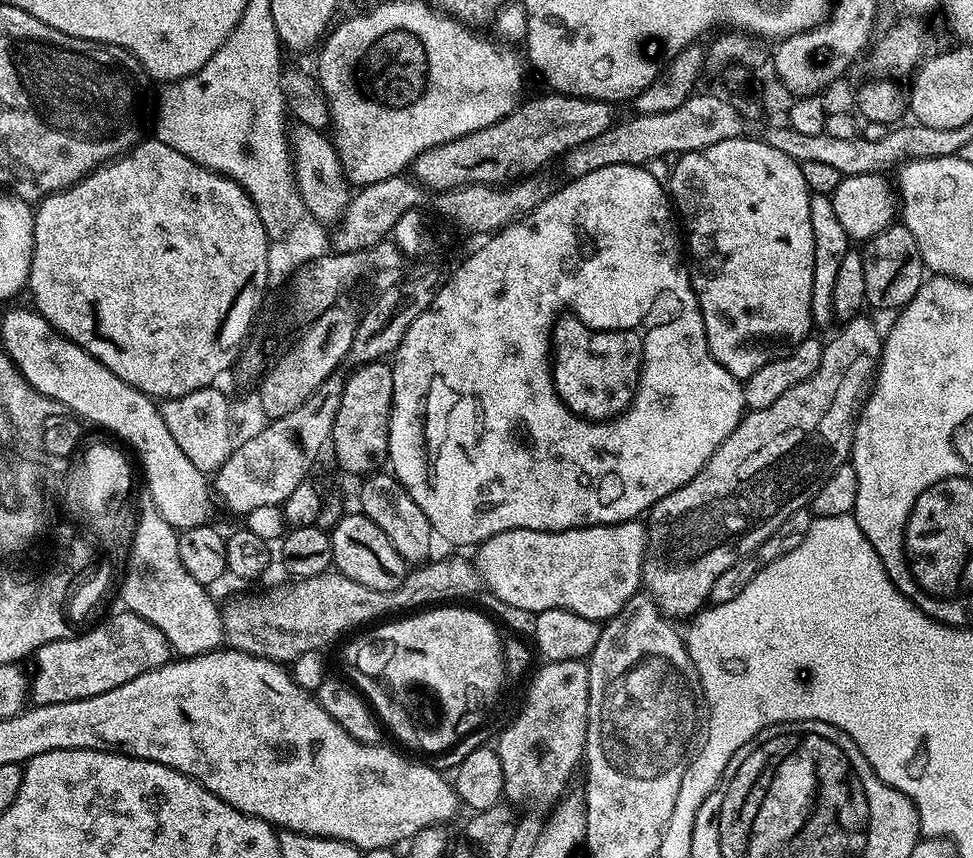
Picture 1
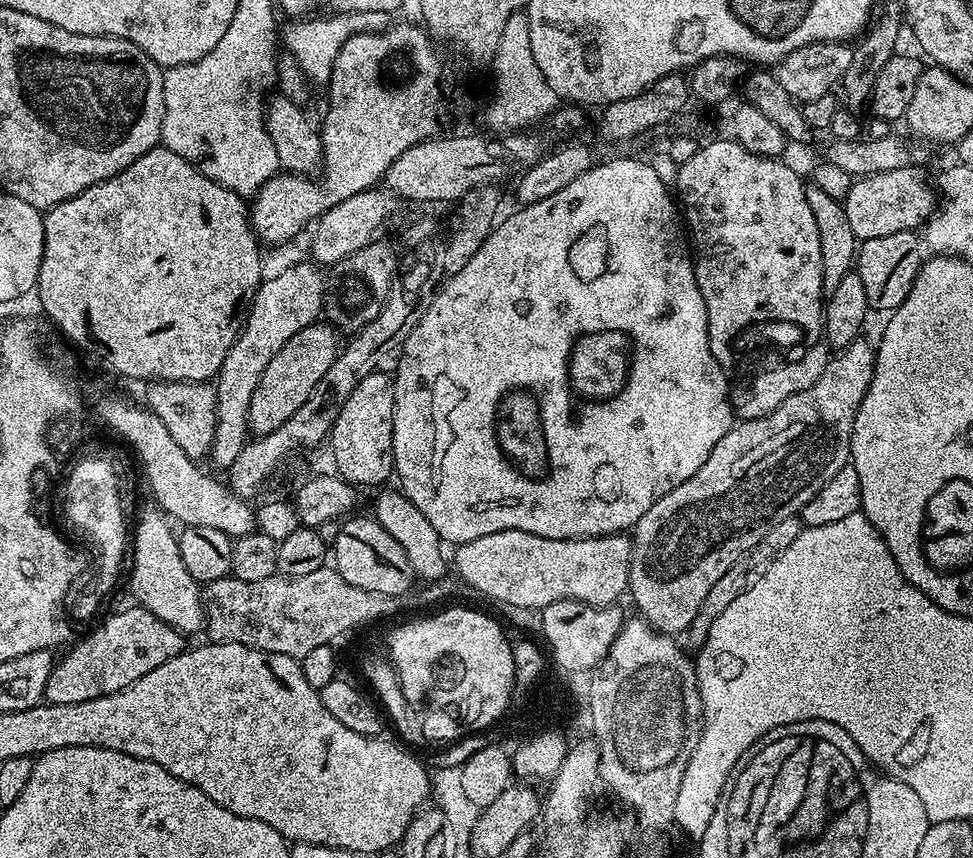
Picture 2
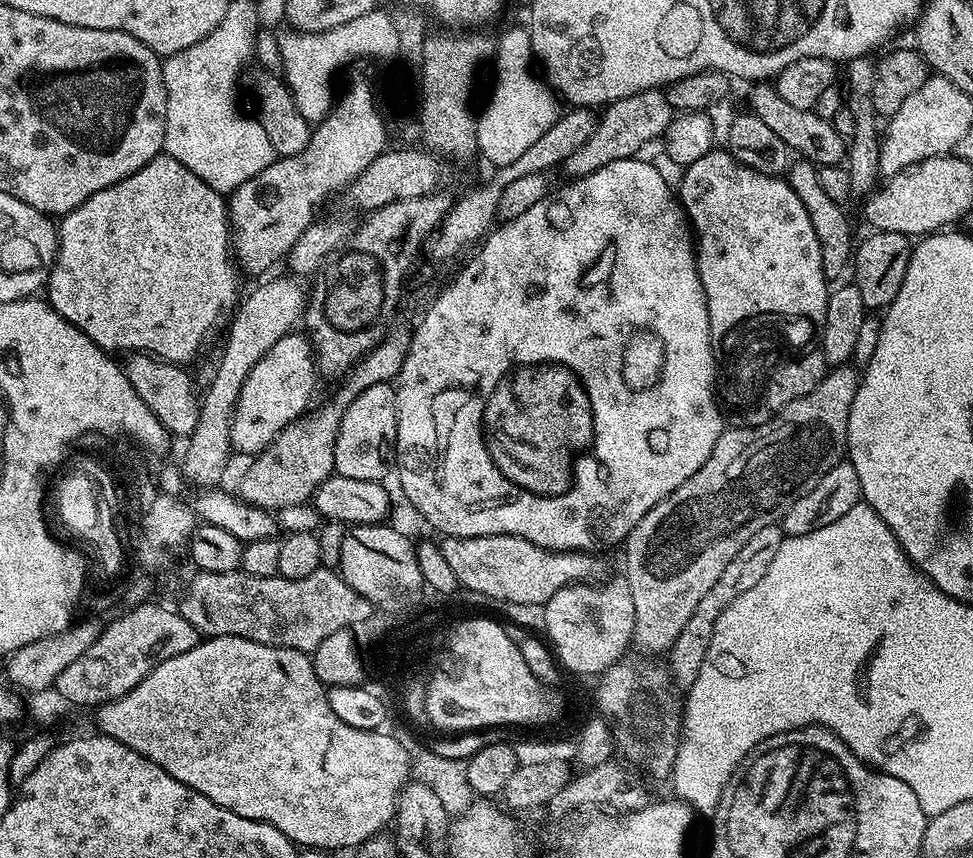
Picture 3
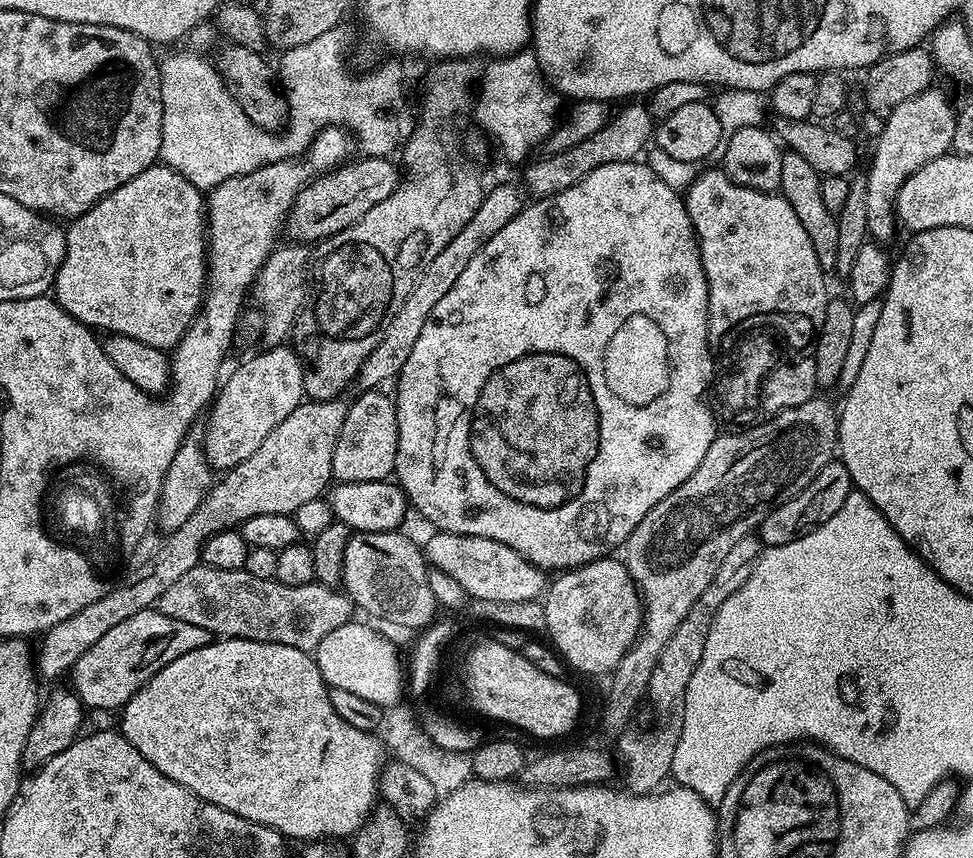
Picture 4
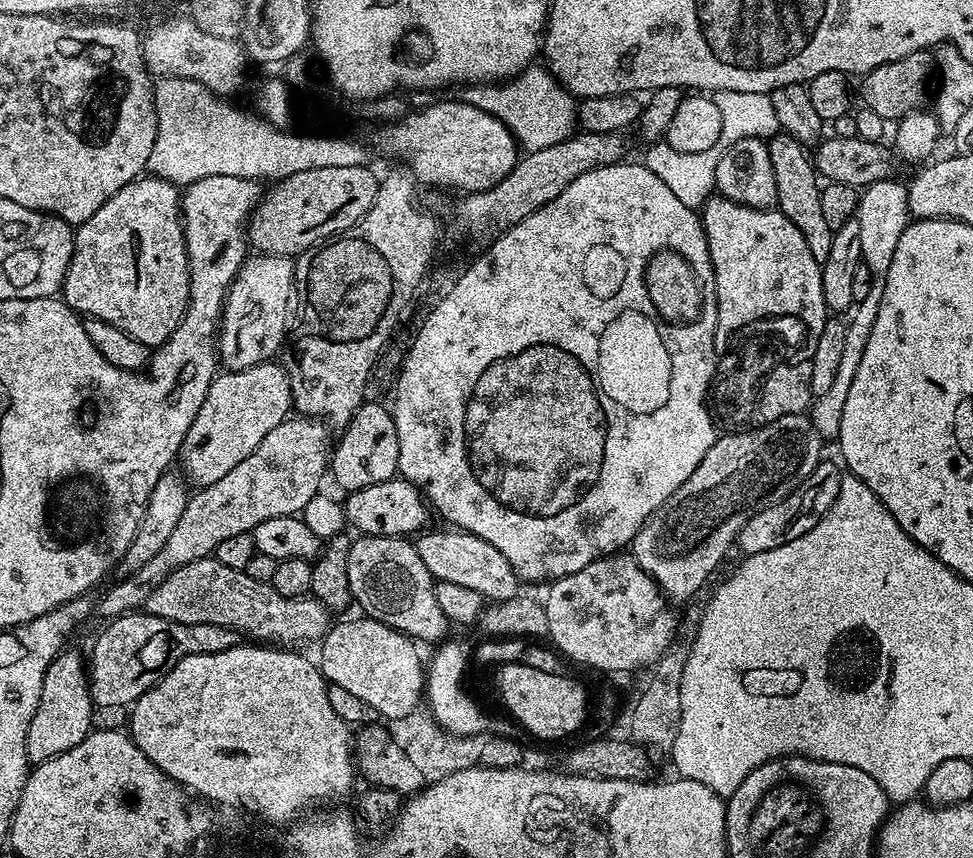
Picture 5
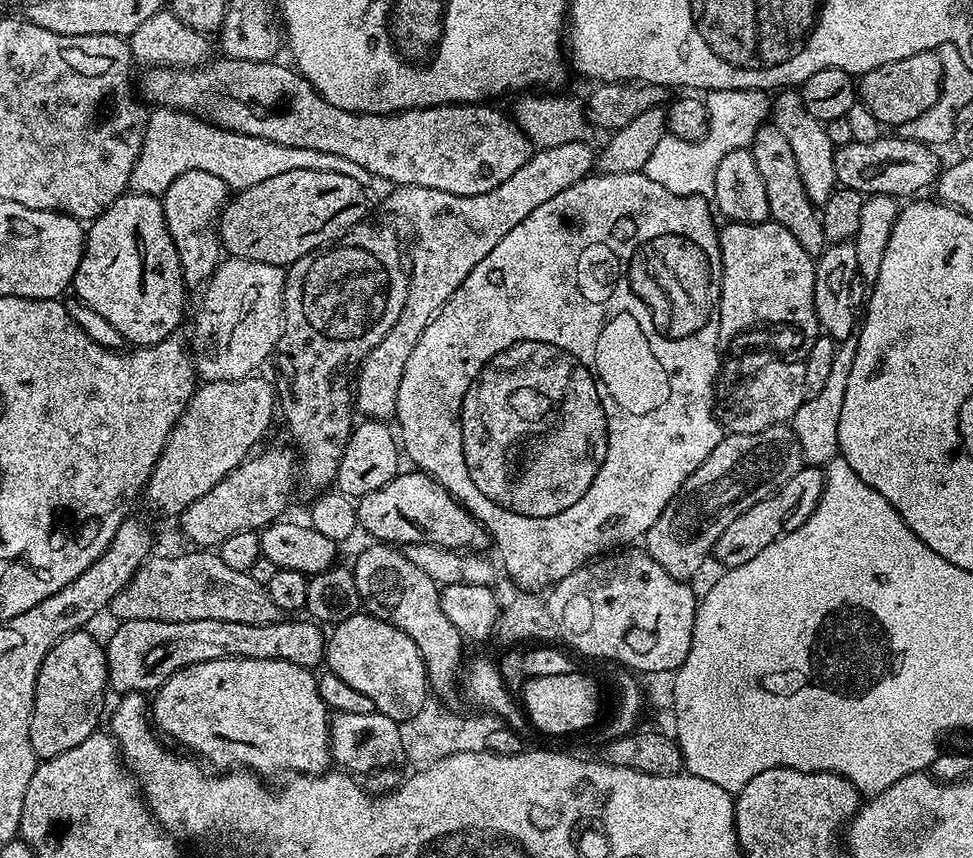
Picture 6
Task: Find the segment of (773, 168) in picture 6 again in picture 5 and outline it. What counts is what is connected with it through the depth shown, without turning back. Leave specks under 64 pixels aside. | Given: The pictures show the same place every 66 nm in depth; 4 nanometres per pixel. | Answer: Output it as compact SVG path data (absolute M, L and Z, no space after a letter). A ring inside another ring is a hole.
M777 134L767 141L770 152L770 166L774 166L774 180L778 182L778 198L776 208L798 230L802 230L802 238L806 238L806 246L810 246L810 254L823 265L830 254L833 228L826 222L822 214L821 181L813 164L813 157L806 151L805 145L787 134Z

